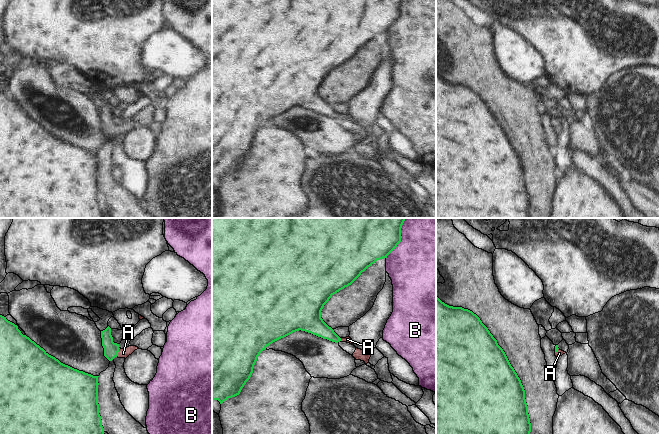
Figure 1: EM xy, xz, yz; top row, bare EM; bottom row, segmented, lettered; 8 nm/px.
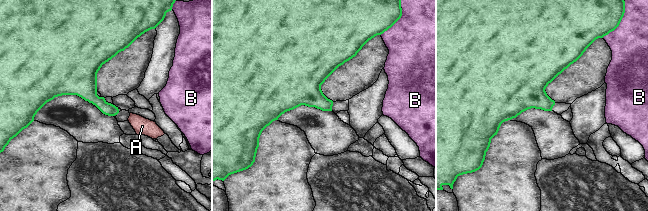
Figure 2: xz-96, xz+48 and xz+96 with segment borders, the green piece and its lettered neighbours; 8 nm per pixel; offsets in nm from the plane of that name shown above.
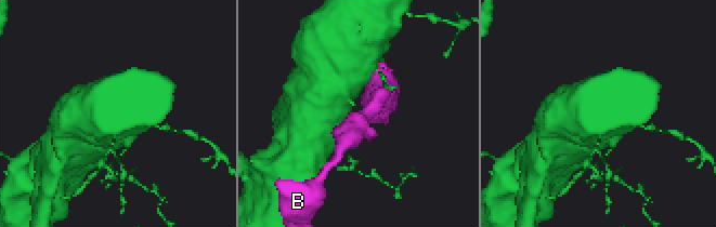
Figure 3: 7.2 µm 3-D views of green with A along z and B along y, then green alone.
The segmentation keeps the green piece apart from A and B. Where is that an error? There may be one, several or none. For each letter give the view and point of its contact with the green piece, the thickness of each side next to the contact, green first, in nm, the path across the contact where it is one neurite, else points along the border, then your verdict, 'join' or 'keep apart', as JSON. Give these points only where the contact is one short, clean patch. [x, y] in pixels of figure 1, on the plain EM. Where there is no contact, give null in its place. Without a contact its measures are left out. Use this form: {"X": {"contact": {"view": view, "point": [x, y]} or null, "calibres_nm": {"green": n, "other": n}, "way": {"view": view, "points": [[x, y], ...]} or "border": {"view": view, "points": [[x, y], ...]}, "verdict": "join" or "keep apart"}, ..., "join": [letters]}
{"A": {"contact": {"view": "xy", "point": [118, 127]}, "calibres_nm": {"green": 120, "other": 80}, "way": {"view": "xy", "points": [[111, 125], [118, 127], [123, 129]]}, "verdict": "join"}, "B": {"contact": {"view": "xz", "point": [400, 17]}, "calibres_nm": {"green": 300, "other": 500}, "verdict": "keep apart"}, "join": ["A"]}

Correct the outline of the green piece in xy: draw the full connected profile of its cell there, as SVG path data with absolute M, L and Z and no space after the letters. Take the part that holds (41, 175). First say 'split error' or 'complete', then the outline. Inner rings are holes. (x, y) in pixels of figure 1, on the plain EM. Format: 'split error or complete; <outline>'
complete; M0 91L0 218L105 218L104 204L99 190L98 153L61 139L29 113L23 111L17 101Z

